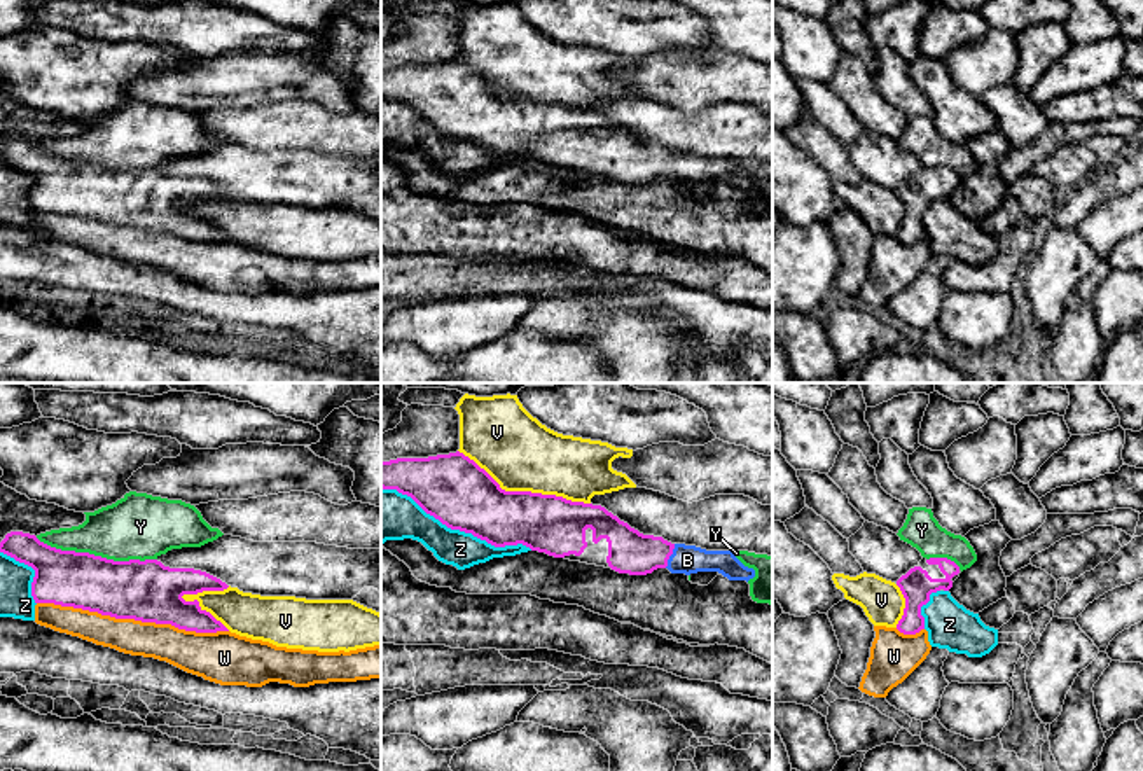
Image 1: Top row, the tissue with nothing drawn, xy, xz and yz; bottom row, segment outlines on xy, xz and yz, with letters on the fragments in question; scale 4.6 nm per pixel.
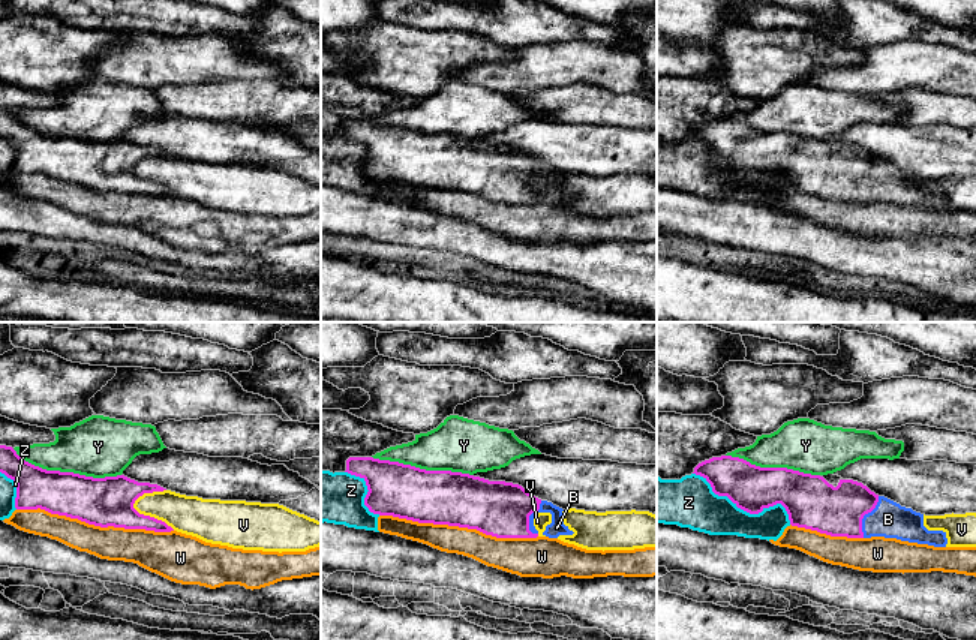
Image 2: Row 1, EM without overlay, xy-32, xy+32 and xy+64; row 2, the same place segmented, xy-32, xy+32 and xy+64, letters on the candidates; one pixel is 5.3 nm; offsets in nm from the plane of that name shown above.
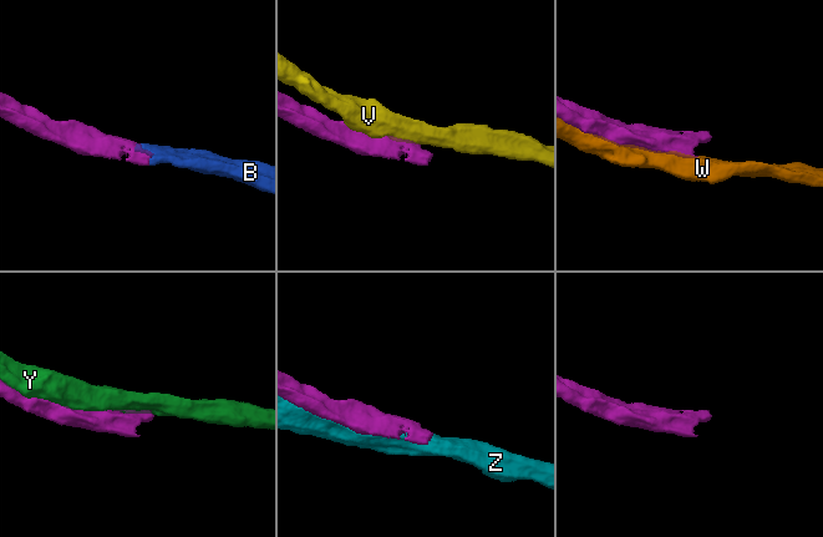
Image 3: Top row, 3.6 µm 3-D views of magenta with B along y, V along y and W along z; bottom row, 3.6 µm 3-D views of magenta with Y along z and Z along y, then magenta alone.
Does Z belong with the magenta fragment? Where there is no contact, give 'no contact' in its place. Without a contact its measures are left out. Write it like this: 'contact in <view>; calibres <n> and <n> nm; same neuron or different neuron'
contact in xz; calibres 320 and 180 nm; different neuron

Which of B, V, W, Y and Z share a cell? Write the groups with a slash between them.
B / V / W / Y / Z

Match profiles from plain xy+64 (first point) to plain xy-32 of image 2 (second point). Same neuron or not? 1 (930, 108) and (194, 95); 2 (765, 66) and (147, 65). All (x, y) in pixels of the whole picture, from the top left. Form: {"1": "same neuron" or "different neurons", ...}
{"1": "same neuron", "2": "different neurons"}

